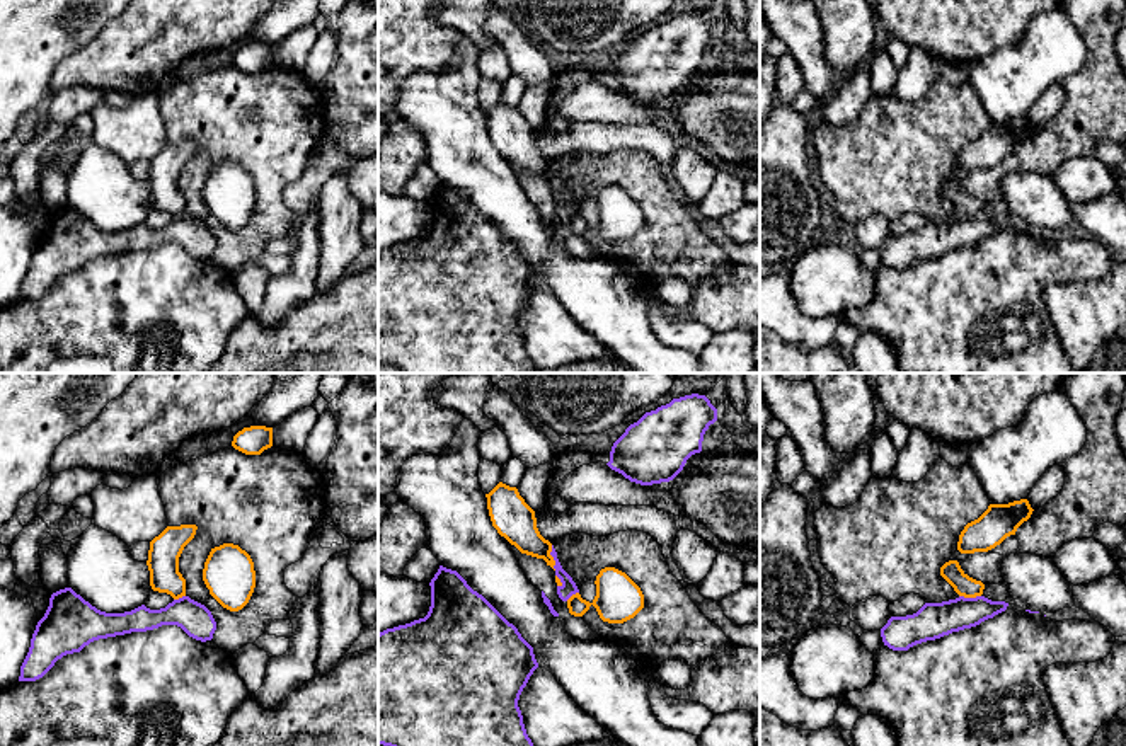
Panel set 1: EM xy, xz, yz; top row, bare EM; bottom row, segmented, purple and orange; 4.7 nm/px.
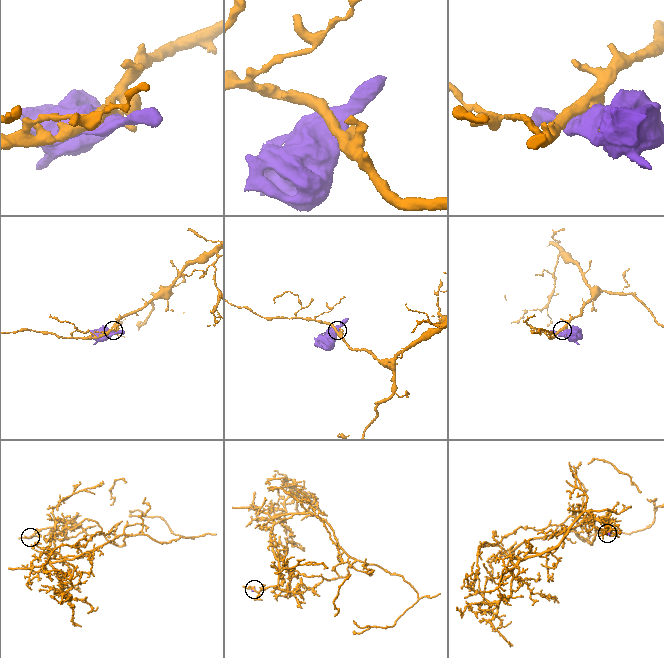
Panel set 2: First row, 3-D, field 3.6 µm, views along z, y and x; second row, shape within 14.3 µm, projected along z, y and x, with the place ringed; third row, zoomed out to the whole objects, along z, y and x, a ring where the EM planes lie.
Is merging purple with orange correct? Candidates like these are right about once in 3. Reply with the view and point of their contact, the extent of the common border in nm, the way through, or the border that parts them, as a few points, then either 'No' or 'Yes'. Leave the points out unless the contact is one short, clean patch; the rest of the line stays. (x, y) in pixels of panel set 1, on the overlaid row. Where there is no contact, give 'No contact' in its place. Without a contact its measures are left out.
Touches purple at xz (552, 556). Shared border 120 nm. Boundary: xz (551, 545), (556, 569). No

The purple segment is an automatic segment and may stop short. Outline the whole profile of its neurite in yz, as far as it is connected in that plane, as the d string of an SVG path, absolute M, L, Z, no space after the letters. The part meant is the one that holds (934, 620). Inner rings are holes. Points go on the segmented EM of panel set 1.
M985 596L925 603L913 615L891 617L881 628L881 637L889 649L908 651L916 644L976 627L1005 611L1007 606L1005 601L991 601Z

